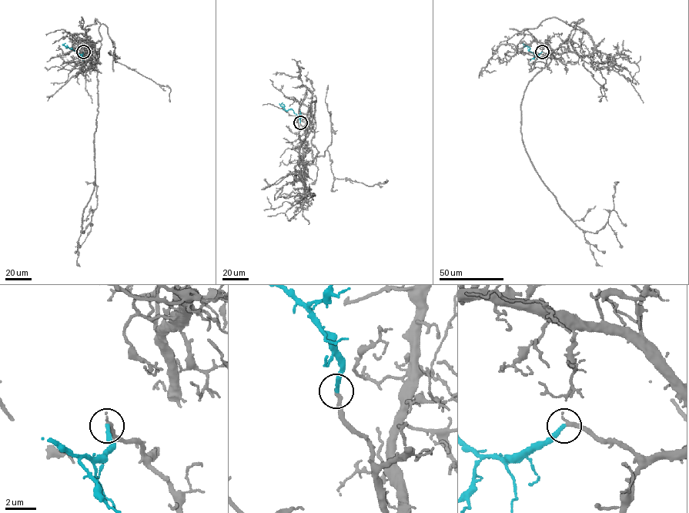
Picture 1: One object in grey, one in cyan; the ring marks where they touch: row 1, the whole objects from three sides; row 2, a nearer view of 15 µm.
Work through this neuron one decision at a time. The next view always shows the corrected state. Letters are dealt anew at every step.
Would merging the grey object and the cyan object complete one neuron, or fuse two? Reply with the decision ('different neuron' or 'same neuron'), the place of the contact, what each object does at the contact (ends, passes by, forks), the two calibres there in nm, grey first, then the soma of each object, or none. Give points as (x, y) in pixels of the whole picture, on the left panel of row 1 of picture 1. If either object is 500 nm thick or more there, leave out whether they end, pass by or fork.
same neuron; at (83, 51); grey ends there; cyan ends there; 280 nm thick on the grey side, 280 nm on the other; no cell body on grey; no cell body on cyan

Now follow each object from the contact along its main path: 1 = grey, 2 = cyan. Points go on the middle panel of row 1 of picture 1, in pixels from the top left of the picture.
1: (300, 122), (305, 175), (305, 152), (312, 163), (319, 152), (315, 101), (299, 156), (314, 193), (302, 199)
2: (300, 122), (299, 118), (292, 108), (286, 110), (282, 106), (282, 102)

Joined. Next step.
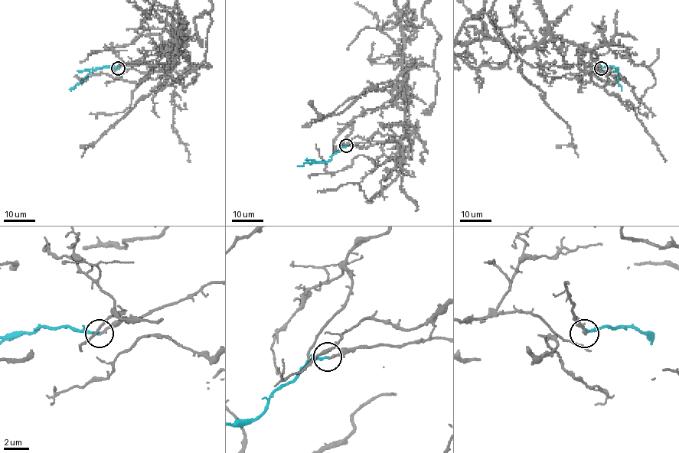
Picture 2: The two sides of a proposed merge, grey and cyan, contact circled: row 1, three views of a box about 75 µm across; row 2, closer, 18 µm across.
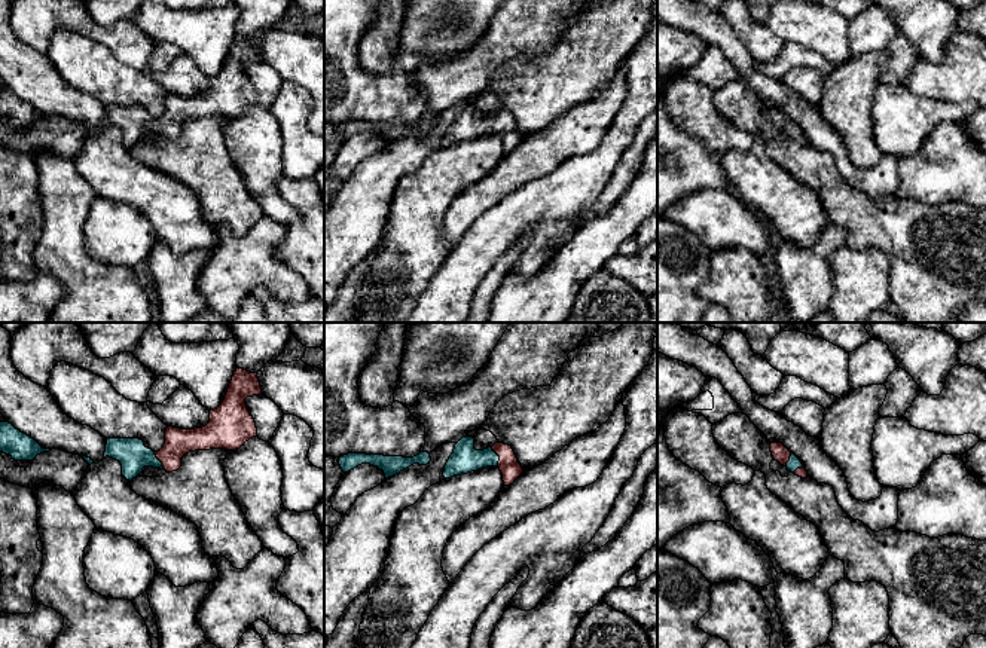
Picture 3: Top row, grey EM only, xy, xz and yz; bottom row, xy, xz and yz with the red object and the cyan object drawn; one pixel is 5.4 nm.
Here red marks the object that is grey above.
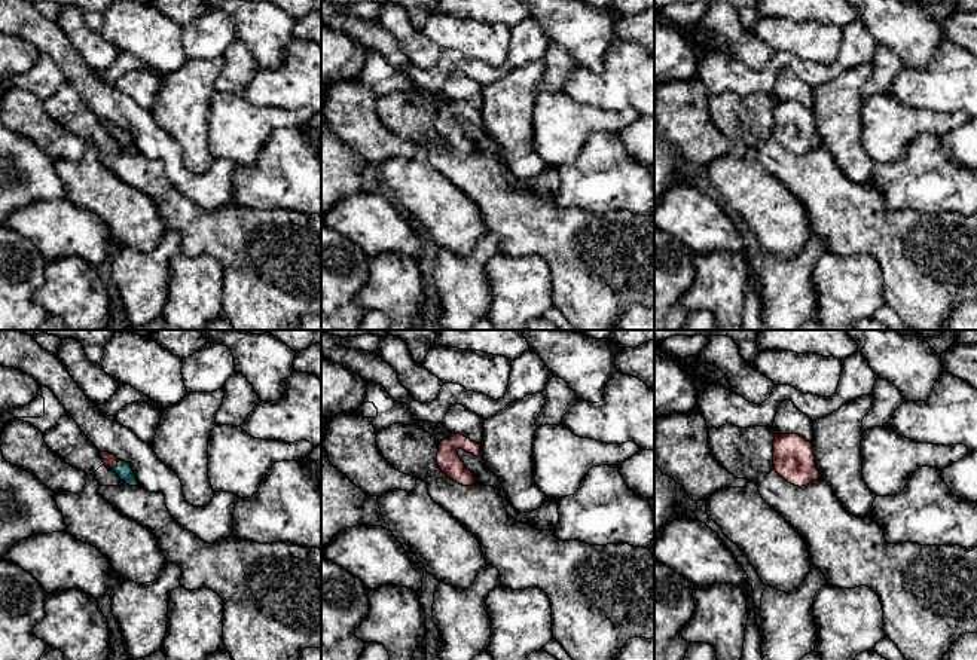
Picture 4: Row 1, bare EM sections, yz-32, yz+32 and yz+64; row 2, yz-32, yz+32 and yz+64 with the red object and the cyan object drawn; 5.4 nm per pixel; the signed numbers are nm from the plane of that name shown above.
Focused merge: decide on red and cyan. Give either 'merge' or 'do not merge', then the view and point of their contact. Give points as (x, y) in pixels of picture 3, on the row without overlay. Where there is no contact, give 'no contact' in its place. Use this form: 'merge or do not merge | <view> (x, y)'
merge | xz (498, 122)

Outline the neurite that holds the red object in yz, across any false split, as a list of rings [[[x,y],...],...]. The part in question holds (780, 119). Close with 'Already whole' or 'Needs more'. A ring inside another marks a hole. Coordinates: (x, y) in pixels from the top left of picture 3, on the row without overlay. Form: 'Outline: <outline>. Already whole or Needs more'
Outline: [[[770,110],[770,119],[773,126],[784,132],[788,138],[802,146],[809,144],[802,128],[794,120],[791,120],[782,110]]]. Needs more

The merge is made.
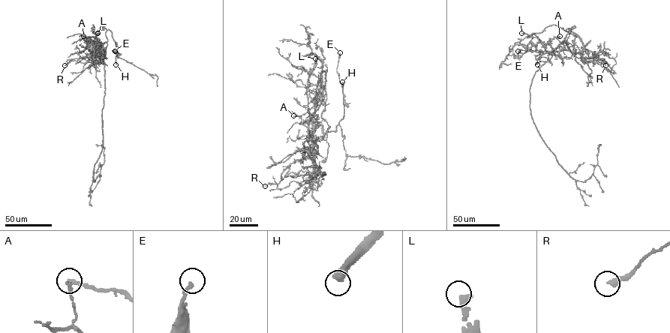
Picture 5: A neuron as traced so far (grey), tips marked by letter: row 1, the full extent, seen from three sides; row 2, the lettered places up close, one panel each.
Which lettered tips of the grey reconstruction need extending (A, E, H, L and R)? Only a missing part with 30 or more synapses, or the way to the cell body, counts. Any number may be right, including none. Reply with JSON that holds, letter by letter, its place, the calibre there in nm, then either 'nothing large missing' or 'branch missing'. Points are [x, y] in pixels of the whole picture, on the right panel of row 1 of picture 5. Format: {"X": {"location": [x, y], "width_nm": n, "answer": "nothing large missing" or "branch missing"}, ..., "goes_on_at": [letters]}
{"A": {"location": [560, 36], "width_nm": 180, "answer": "nothing large missing"}, "E": {"location": [518, 51], "width_nm": 190, "answer": "nothing large missing"}, "H": {"location": [537, 64], "width_nm": 420, "answer": "branch missing"}, "L": {"location": [521, 33], "width_nm": 340, "answer": "branch missing"}, "R": {"location": [605, 65], "width_nm": 320, "answer": "nothing large missing"}, "goes_on_at": ["H", "L"]}

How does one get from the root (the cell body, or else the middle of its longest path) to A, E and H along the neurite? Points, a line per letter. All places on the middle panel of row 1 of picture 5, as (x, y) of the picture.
A: (324, 100), (321, 117), (329, 127), (322, 139), (322, 126), (316, 126), (314, 152), (316, 103), (293, 115)
E: (324, 100), (321, 117), (329, 127), (326, 131), (335, 131), (344, 112), (343, 85), (337, 72), (340, 52)
H: (324, 100), (325, 109), (321, 117), (329, 127), (326, 131), (335, 131), (344, 115), (342, 82)

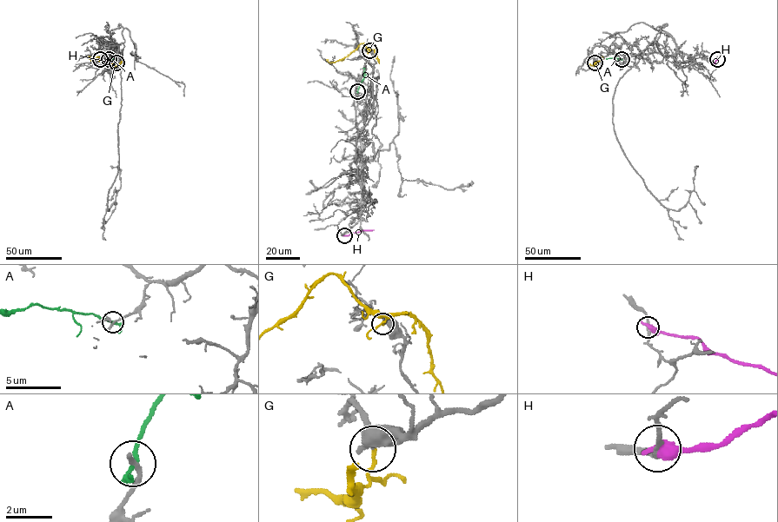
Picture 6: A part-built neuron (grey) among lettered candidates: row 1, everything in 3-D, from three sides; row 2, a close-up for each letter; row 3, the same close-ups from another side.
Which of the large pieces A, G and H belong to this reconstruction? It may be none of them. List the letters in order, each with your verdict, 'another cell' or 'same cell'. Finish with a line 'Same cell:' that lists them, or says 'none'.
A: another cell
G: another cell
H: another cell
Same cell: none

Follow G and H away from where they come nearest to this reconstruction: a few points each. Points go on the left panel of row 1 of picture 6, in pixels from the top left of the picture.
G: (116, 62), (109, 65), (93, 57), (89, 59)
H: (100, 59), (119, 66)

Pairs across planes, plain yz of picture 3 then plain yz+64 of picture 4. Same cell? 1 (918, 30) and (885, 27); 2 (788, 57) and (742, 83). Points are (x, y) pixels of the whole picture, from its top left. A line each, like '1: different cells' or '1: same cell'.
1: same cell
2: same cell

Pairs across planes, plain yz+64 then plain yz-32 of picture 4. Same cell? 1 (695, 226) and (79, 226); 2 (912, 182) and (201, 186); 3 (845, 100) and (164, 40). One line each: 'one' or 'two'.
1: one
2: two
3: two

